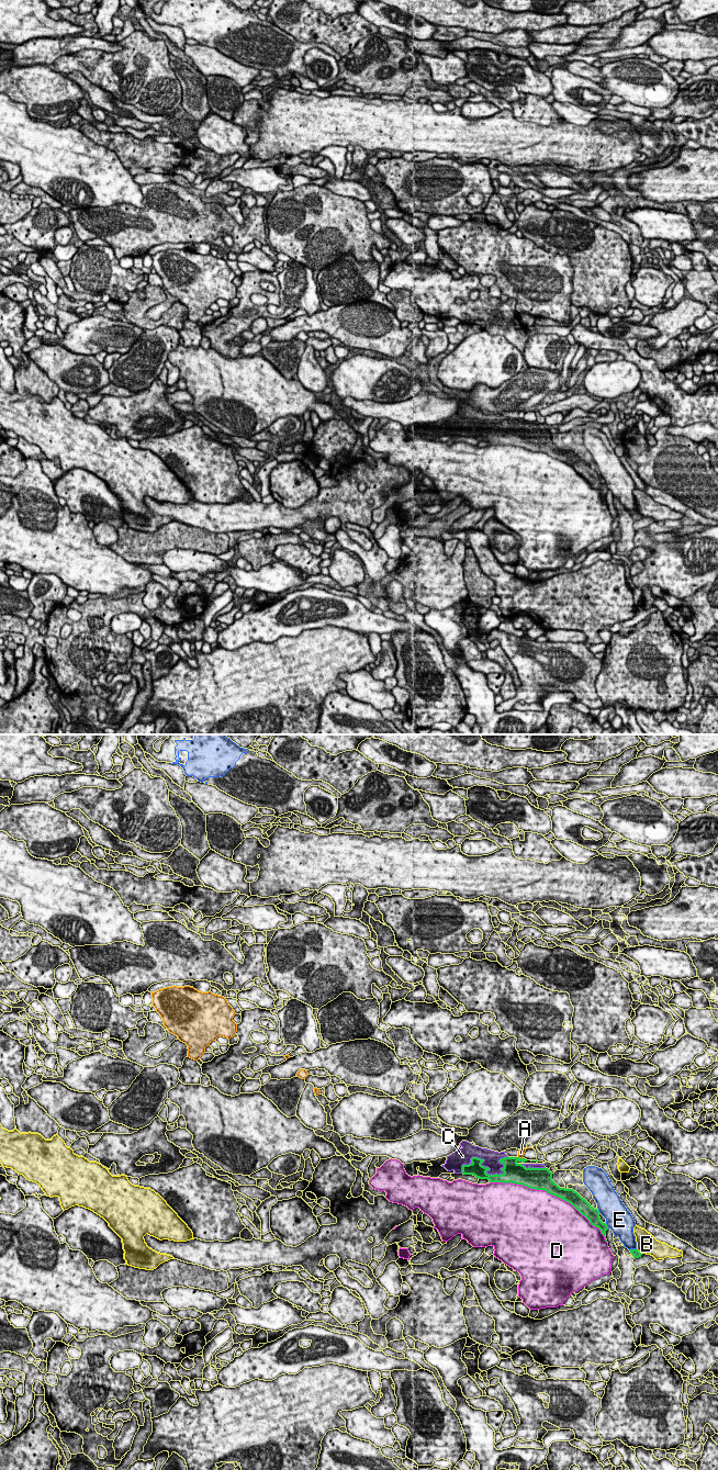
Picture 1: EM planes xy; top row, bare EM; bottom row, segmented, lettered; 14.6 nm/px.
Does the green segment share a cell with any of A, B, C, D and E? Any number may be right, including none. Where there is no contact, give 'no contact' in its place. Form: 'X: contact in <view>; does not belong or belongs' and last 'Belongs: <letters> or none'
A: contact in xy; does not belong
B: contact in xy; does not belong
C: contact in xy; belongs
D: contact in xy; does not belong
E: contact in xy; does not belong
Belongs: C

